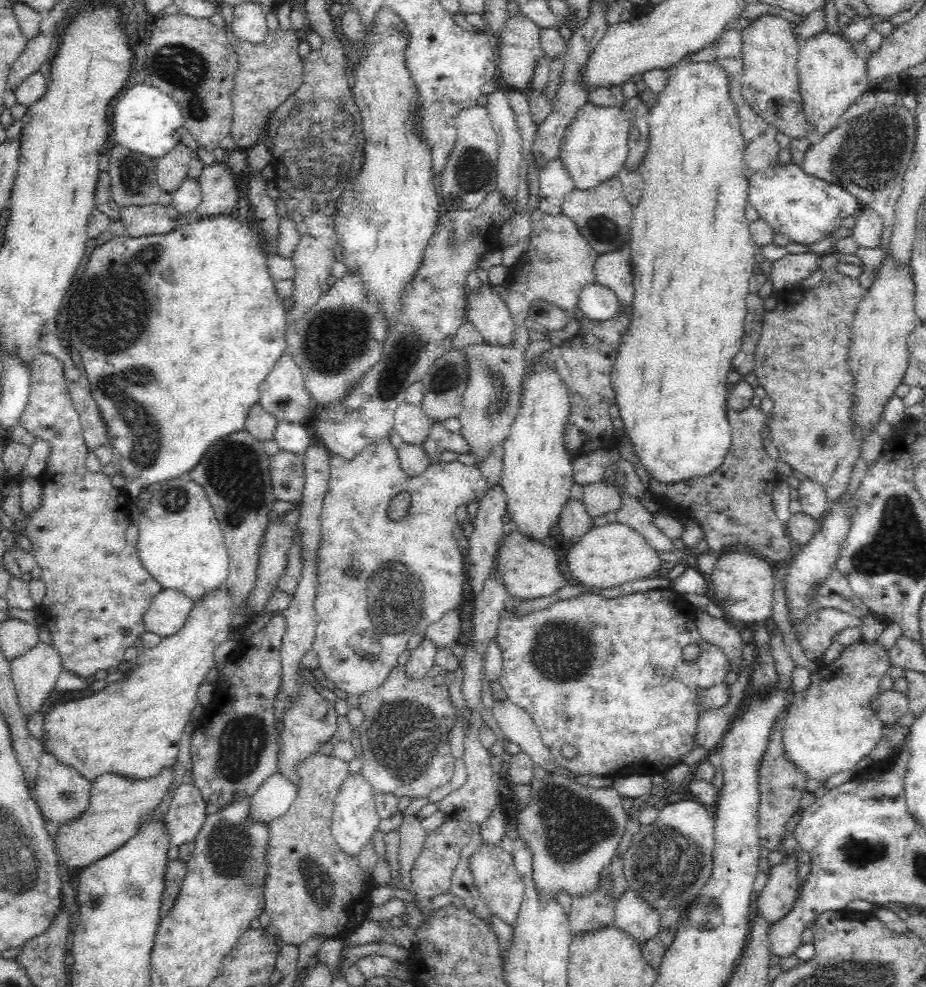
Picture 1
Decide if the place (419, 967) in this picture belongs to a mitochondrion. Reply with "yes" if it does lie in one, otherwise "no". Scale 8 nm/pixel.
no

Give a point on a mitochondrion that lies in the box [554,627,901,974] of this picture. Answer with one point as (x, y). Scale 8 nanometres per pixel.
(668, 865)

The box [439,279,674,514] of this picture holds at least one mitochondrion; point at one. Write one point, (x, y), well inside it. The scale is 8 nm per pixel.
(492, 373)

